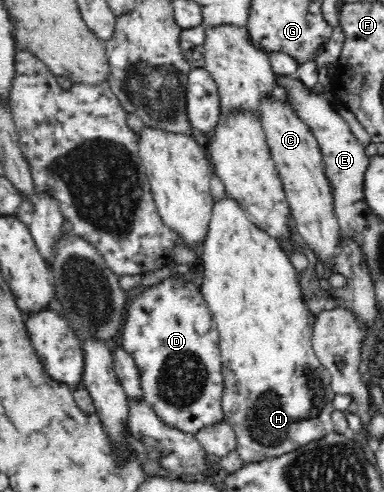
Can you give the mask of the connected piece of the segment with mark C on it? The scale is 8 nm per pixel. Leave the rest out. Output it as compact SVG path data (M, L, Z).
M272 94L265 98L260 122L289 202L293 227L321 263L334 263L339 250L339 222L333 211L333 192L324 171L322 151L313 132L291 110L287 100L281 103Z

